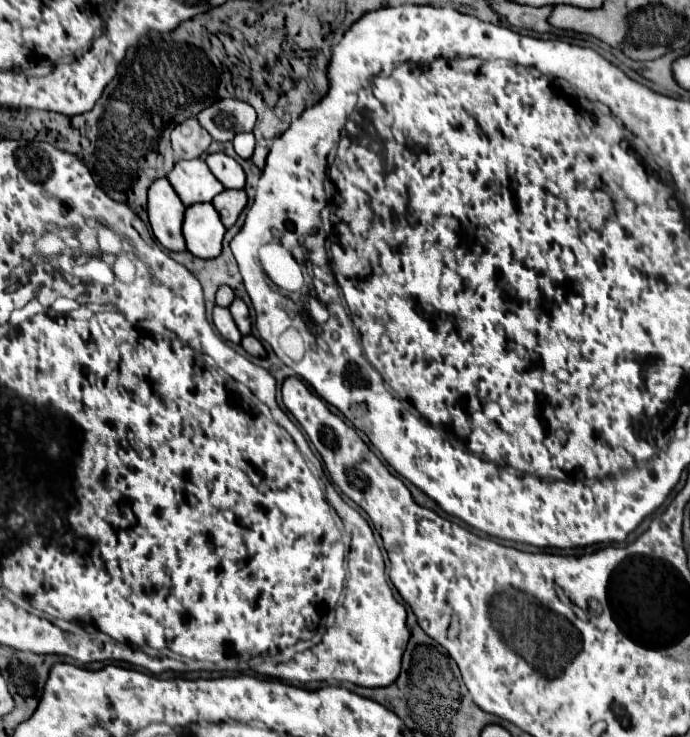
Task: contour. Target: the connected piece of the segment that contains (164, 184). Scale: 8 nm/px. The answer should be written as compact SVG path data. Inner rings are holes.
M159 179L151 185L147 211L157 241L169 251L185 251L185 239L181 233L185 207L167 179Z

